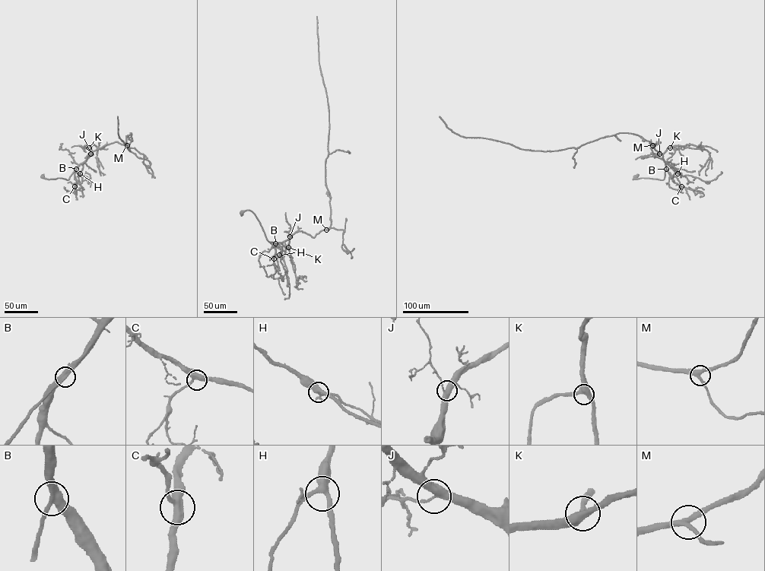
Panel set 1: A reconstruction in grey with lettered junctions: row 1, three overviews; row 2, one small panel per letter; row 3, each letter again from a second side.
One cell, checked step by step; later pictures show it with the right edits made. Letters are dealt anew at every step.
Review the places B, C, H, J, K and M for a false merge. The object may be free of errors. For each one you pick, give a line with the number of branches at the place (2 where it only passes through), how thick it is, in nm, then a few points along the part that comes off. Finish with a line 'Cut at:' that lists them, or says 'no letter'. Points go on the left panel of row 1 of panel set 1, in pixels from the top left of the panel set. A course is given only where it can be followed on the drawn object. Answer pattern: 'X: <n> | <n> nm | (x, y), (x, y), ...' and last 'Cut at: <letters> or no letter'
Cut at: no letter

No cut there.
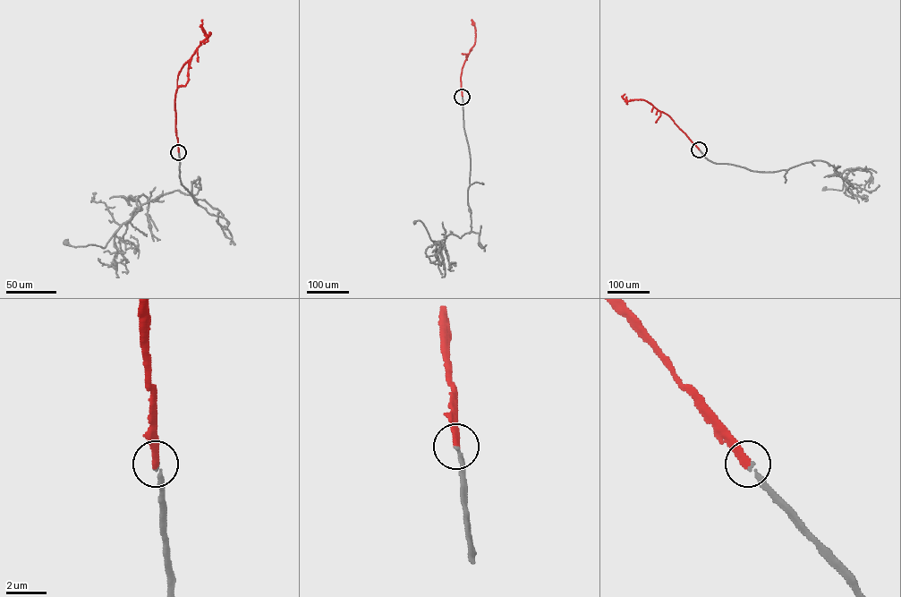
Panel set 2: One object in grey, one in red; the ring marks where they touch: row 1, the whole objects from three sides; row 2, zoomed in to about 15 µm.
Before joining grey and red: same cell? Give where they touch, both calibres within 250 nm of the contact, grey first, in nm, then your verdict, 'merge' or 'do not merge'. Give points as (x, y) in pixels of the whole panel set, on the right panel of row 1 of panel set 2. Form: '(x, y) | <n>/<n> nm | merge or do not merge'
(699, 149) | 150/340 nm | merge

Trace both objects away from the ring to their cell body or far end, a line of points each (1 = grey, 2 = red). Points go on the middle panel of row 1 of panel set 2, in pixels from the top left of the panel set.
1: (462, 97), (470, 157), (468, 202), (471, 231), (461, 238), (451, 234), (436, 242), (420, 221), (414, 222)
2: (462, 97), (462, 70), (475, 41), (472, 22)

